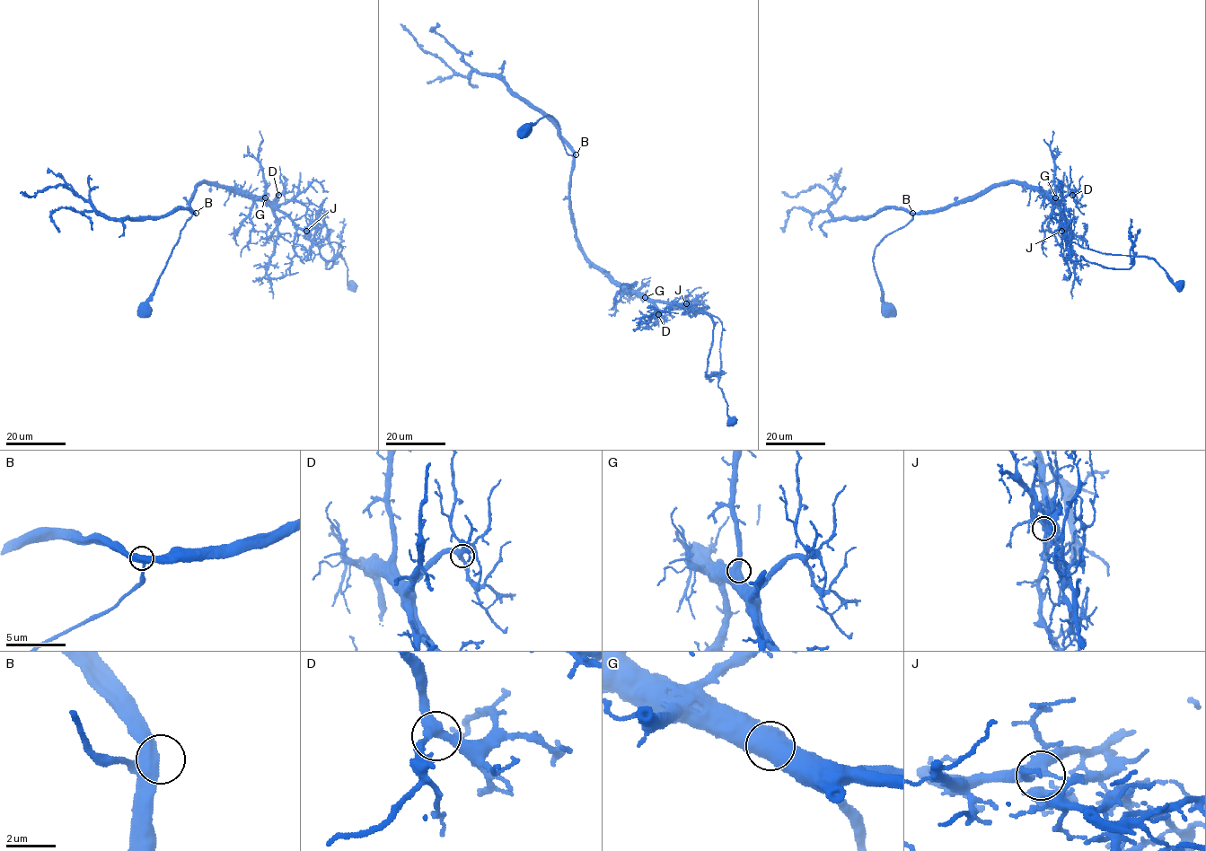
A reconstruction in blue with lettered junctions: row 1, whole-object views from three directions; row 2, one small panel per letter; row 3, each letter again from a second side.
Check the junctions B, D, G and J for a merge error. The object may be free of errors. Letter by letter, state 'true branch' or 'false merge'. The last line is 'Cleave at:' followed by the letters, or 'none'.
B: true branch
D: true branch
G: true branch
J: false merge
Cleave at: J

